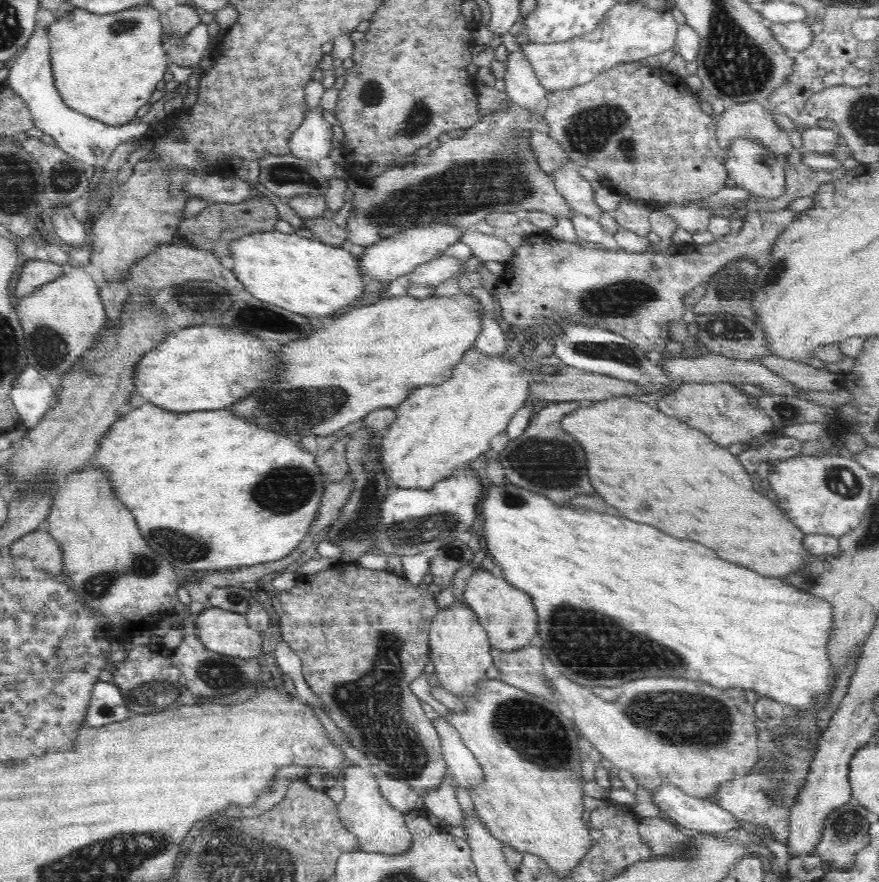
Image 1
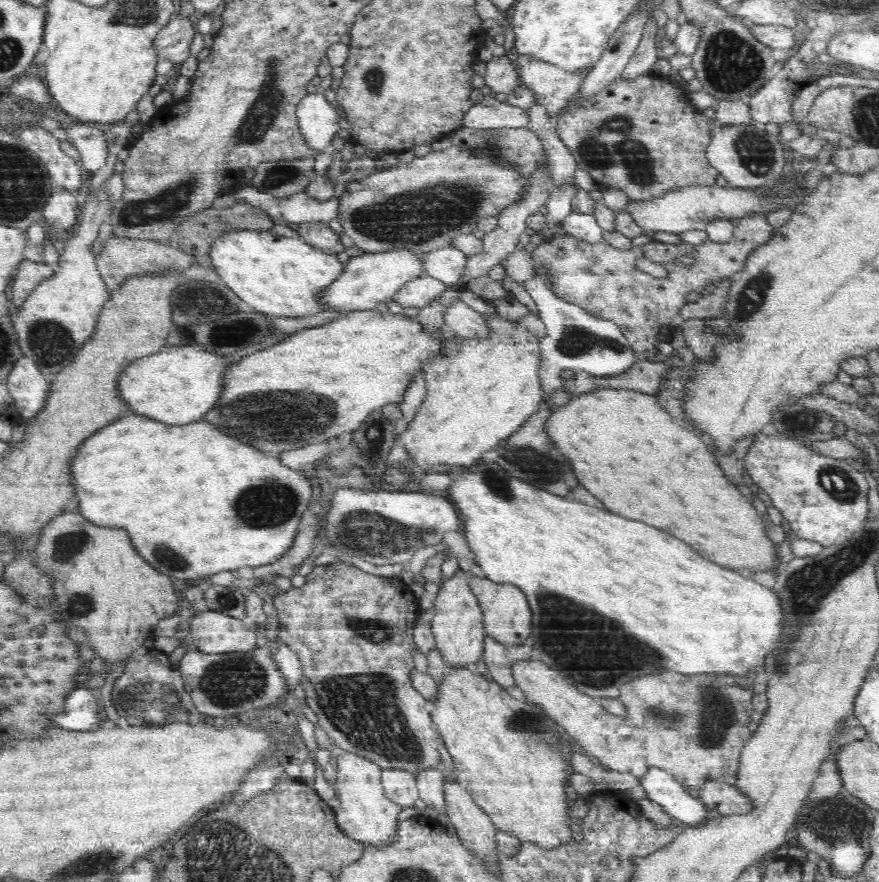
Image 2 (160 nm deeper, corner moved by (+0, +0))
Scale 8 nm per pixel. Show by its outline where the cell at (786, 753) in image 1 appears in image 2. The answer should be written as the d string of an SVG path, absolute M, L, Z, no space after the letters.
M708 781L698 788L700 801L714 815L740 815L752 812L752 799L735 785Z

